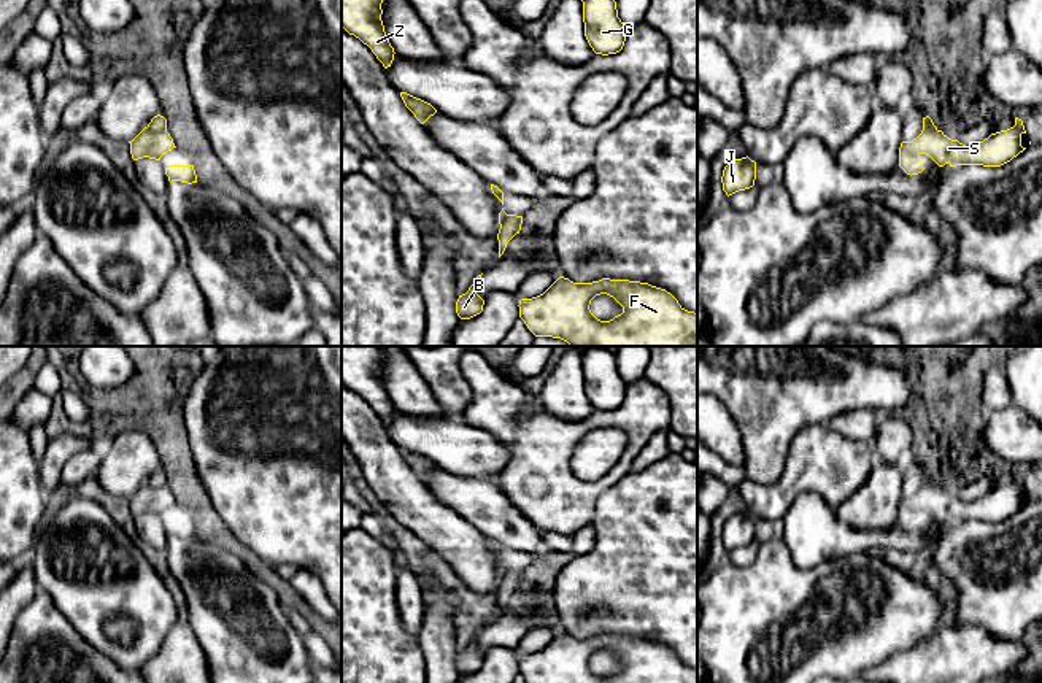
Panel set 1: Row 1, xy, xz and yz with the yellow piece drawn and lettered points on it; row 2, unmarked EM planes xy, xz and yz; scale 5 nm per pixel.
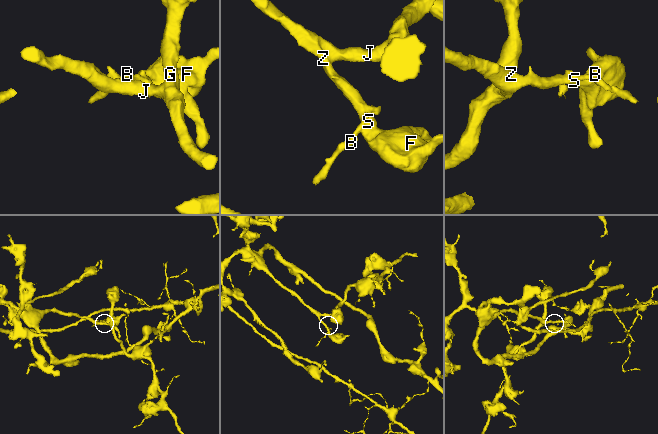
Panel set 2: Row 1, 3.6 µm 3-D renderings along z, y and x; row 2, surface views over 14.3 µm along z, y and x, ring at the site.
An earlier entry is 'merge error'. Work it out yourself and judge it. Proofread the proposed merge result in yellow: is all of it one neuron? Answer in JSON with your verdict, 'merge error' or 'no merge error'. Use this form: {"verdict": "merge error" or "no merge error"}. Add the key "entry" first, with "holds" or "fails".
{"entry": "holds", "verdict": "merge error"}

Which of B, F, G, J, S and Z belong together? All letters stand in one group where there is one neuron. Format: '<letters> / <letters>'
B / F G J S Z

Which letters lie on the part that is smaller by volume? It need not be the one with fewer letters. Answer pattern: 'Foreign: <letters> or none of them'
Foreign: B

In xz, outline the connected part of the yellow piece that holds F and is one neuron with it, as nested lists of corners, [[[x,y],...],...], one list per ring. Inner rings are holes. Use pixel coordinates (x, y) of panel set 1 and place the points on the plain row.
[[[559,632],[543,650],[521,654],[518,662],[519,673],[527,683],[697,683],[697,669],[685,666],[670,648],[648,639],[629,635],[602,634],[592,639],[573,639],[569,634]],[[600,650],[613,653],[623,662],[623,669],[610,677],[597,675],[591,669],[589,661]]]

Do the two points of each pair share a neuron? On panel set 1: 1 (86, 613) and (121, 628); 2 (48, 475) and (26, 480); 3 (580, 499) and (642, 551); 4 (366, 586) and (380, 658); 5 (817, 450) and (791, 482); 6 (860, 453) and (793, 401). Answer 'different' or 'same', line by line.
1: same
2: different
3: different
4: same
5: same
6: different

